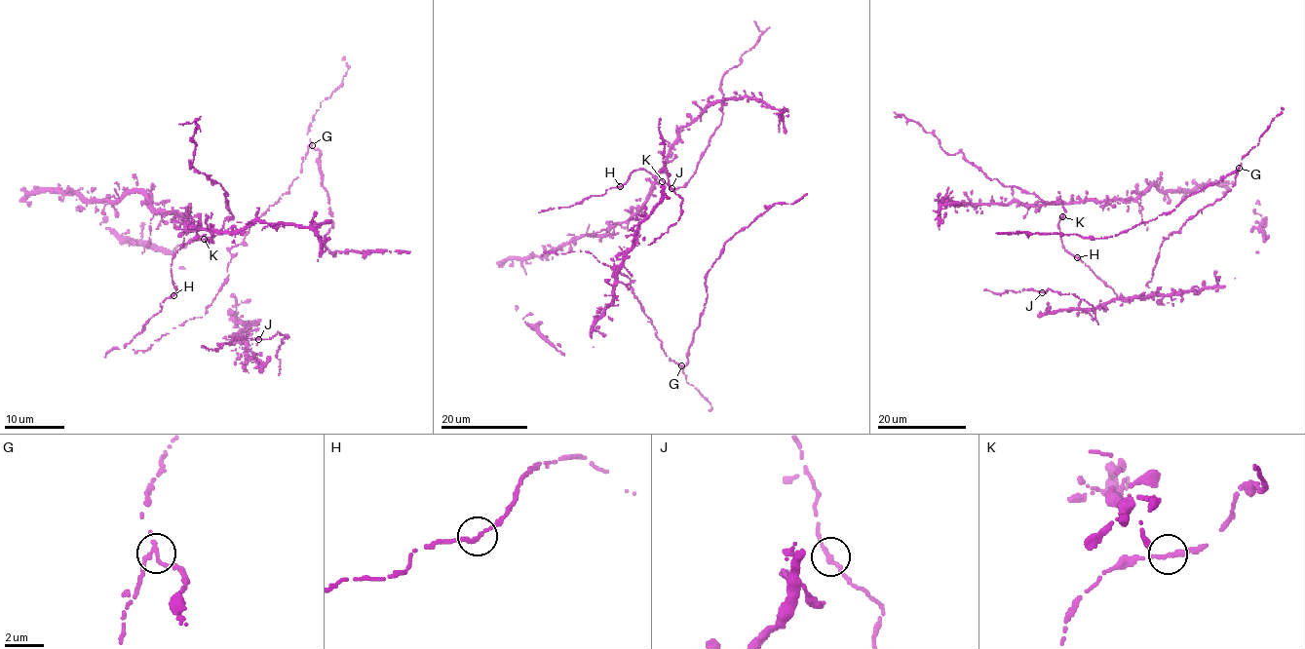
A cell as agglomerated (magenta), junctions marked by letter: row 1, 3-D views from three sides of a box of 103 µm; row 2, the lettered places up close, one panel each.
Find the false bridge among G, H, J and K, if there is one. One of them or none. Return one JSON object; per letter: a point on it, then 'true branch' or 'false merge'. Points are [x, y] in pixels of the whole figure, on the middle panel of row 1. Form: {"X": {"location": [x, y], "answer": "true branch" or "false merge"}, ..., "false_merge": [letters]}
{"G": {"location": [681, 365], "answer": "false merge"}, "H": {"location": [620, 186], "answer": "true branch"}, "J": {"location": [671, 188], "answer": "true branch"}, "K": {"location": [662, 181], "answer": "true branch"}, "false_merge": ["G"]}

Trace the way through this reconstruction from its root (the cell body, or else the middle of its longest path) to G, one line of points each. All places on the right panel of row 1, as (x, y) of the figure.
G: (1148, 287), (1162, 242), (1230, 191), (1239, 168)

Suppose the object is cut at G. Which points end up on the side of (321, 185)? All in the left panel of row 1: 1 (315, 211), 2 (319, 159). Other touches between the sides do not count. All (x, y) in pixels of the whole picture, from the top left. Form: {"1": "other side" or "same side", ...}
{"1": "other side", "2": "same side"}

